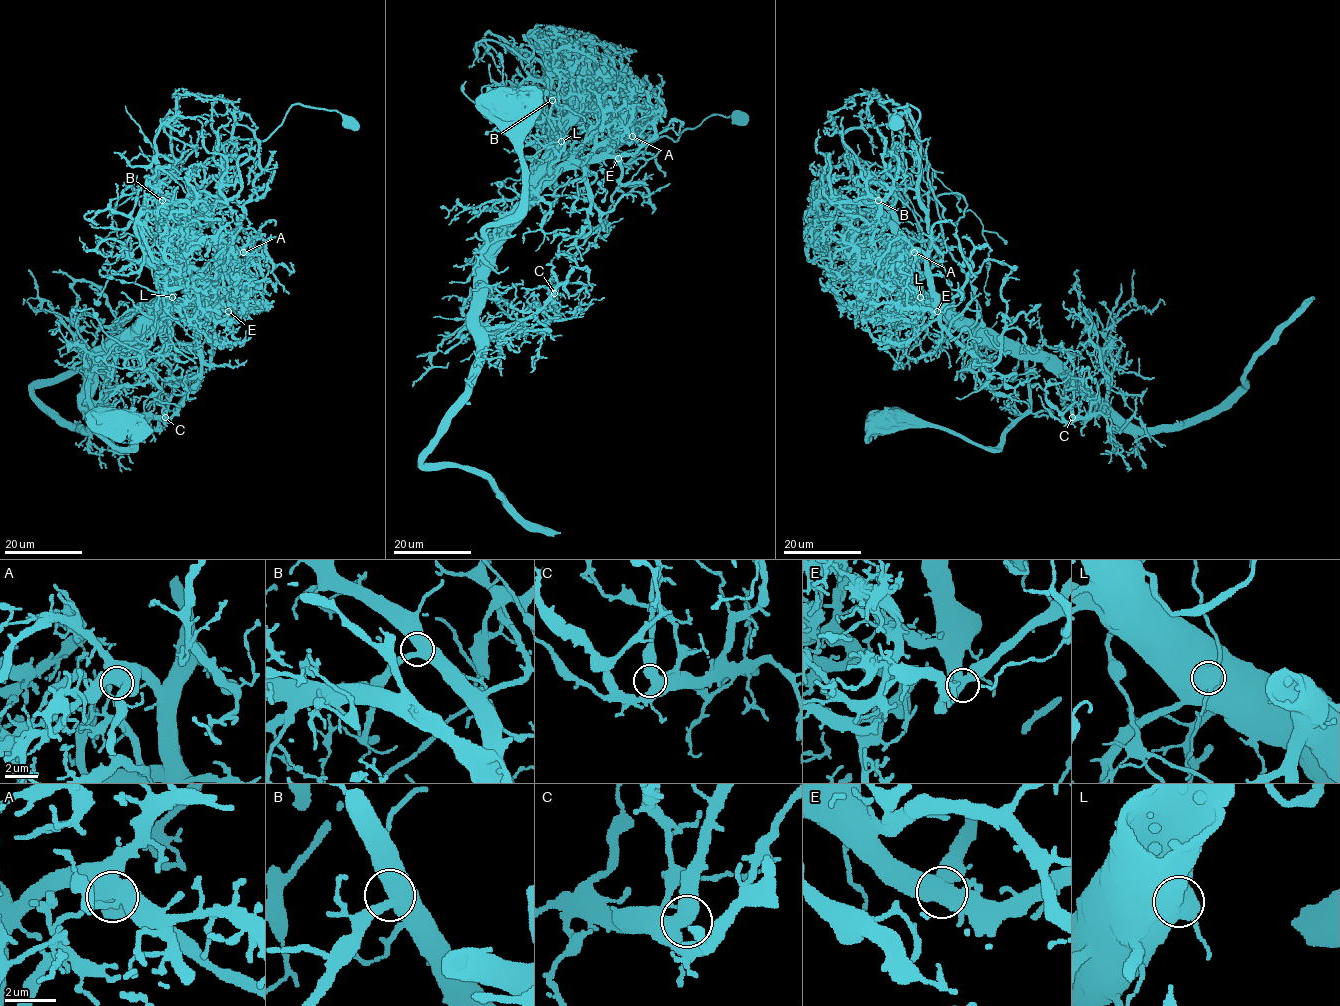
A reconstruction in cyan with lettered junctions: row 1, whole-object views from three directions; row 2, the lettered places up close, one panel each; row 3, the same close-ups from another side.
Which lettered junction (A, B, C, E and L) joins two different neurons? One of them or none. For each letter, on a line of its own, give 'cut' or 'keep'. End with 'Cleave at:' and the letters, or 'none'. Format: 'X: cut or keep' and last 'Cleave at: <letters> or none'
A: keep
B: keep
C: keep
E: keep
L: cut
Cleave at: L

